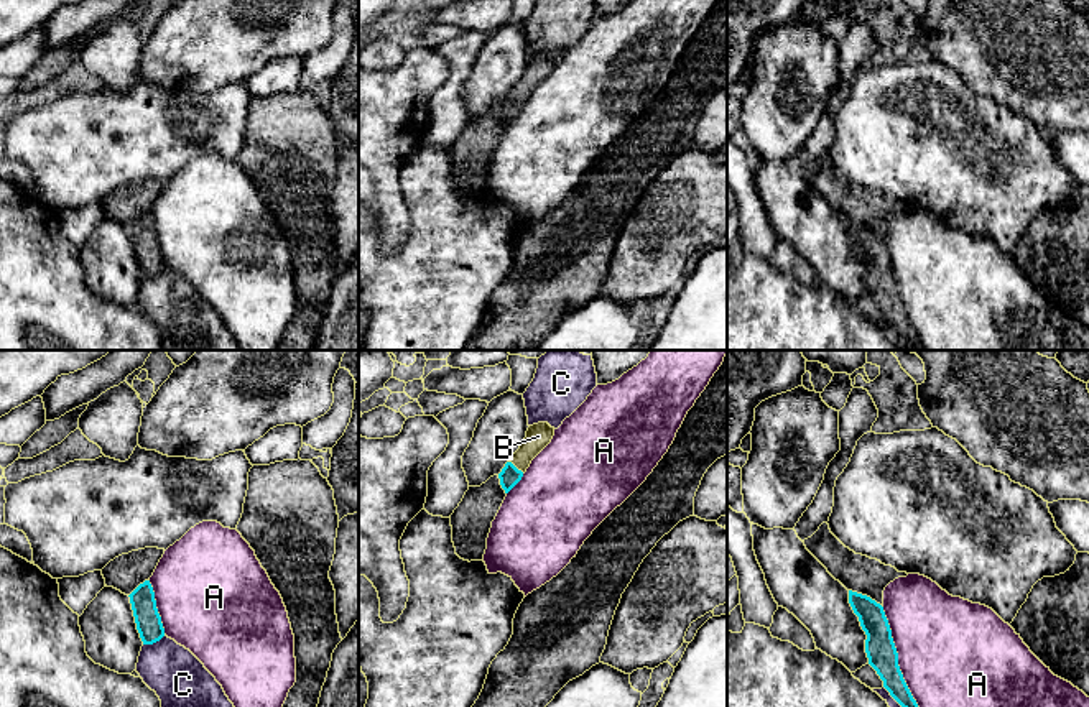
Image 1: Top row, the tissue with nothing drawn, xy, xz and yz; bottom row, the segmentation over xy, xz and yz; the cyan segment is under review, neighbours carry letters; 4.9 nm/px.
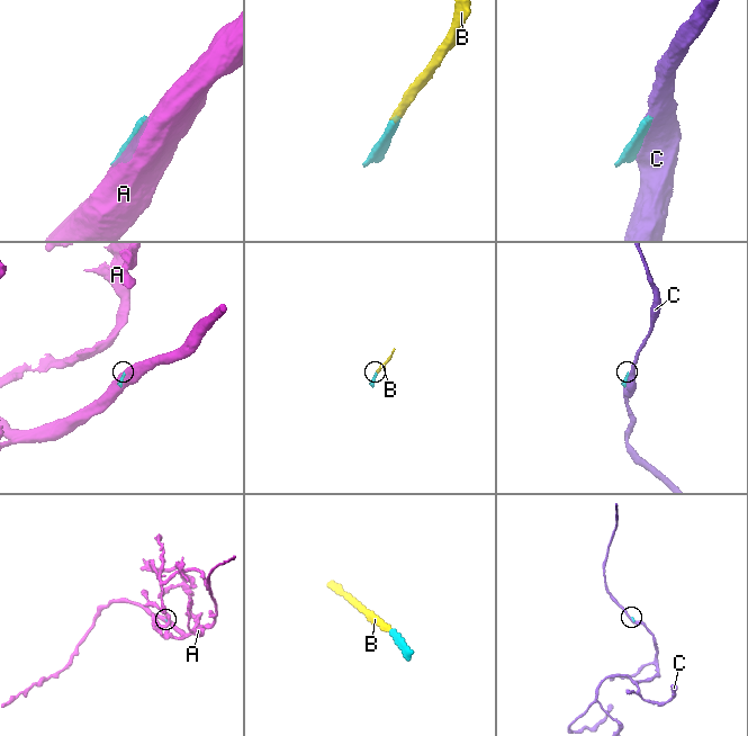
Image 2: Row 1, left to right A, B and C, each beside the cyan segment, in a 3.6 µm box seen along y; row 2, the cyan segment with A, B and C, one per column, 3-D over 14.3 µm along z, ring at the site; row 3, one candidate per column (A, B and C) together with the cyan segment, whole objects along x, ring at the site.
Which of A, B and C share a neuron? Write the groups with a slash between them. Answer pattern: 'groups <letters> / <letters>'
groups A / B / C

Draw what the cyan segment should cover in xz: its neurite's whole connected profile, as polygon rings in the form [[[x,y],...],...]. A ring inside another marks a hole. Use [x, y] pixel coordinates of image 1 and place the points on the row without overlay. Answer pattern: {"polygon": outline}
{"polygon": [[[538,54],[528,59],[523,76],[498,105],[505,125],[521,112],[531,92],[551,74],[553,67],[554,59],[548,54]]]}

